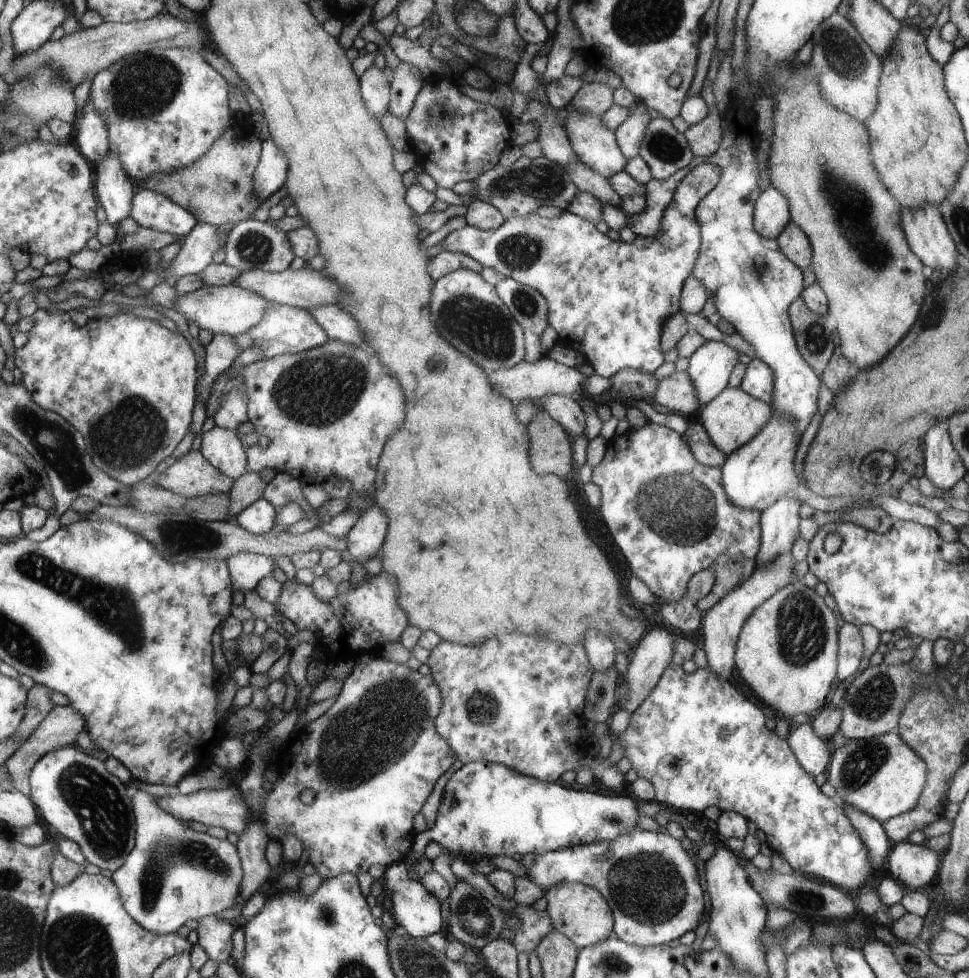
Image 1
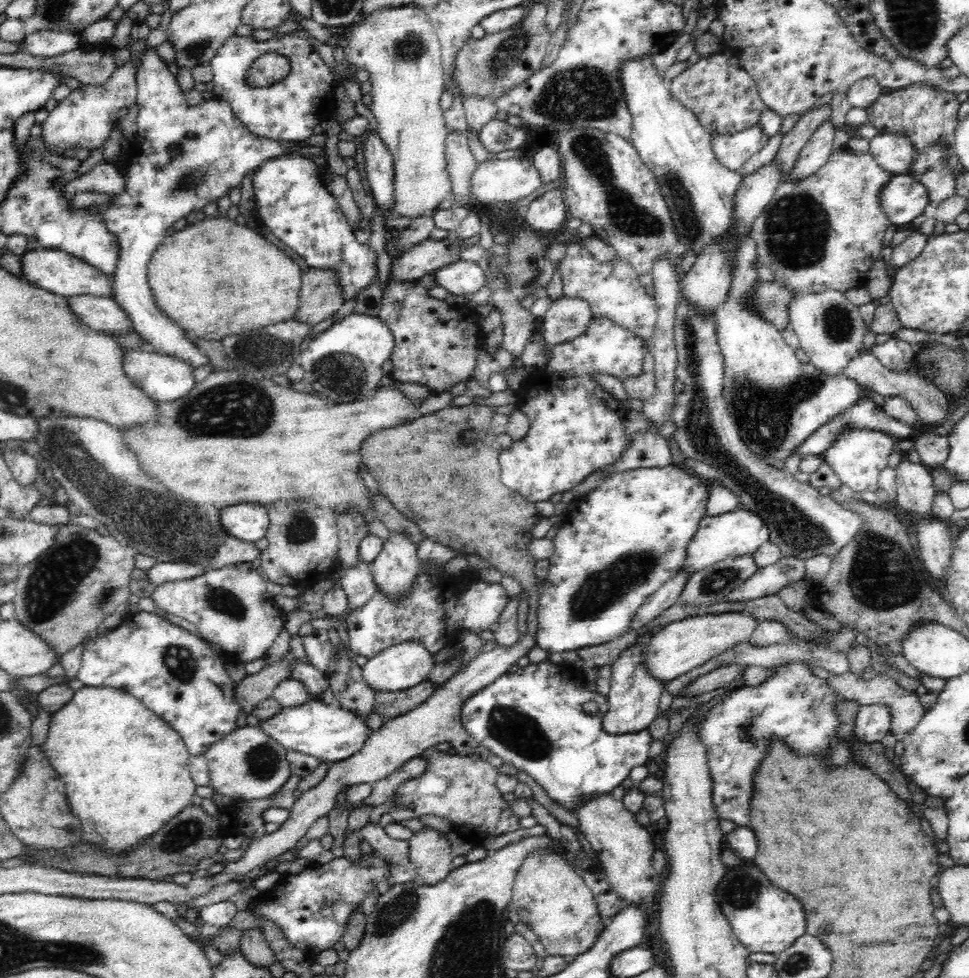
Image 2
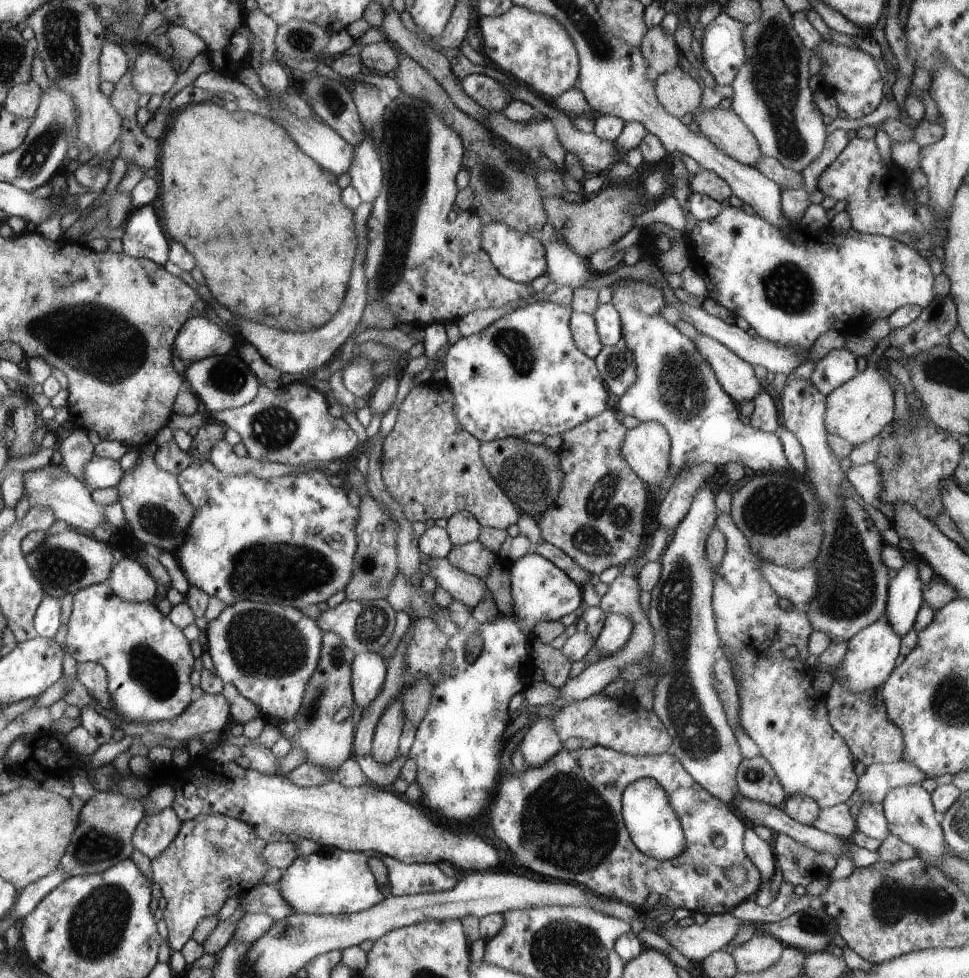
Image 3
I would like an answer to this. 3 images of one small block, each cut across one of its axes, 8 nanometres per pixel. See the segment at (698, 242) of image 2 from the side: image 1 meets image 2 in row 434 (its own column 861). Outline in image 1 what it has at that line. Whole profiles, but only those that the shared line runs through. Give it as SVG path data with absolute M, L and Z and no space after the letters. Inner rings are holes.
M895 732L886 733L869 739L847 739L844 746L837 748L827 768L827 780L836 789L834 799L840 805L850 805L862 810L882 824L892 817L910 812L919 803L927 784L927 763L902 737Z

